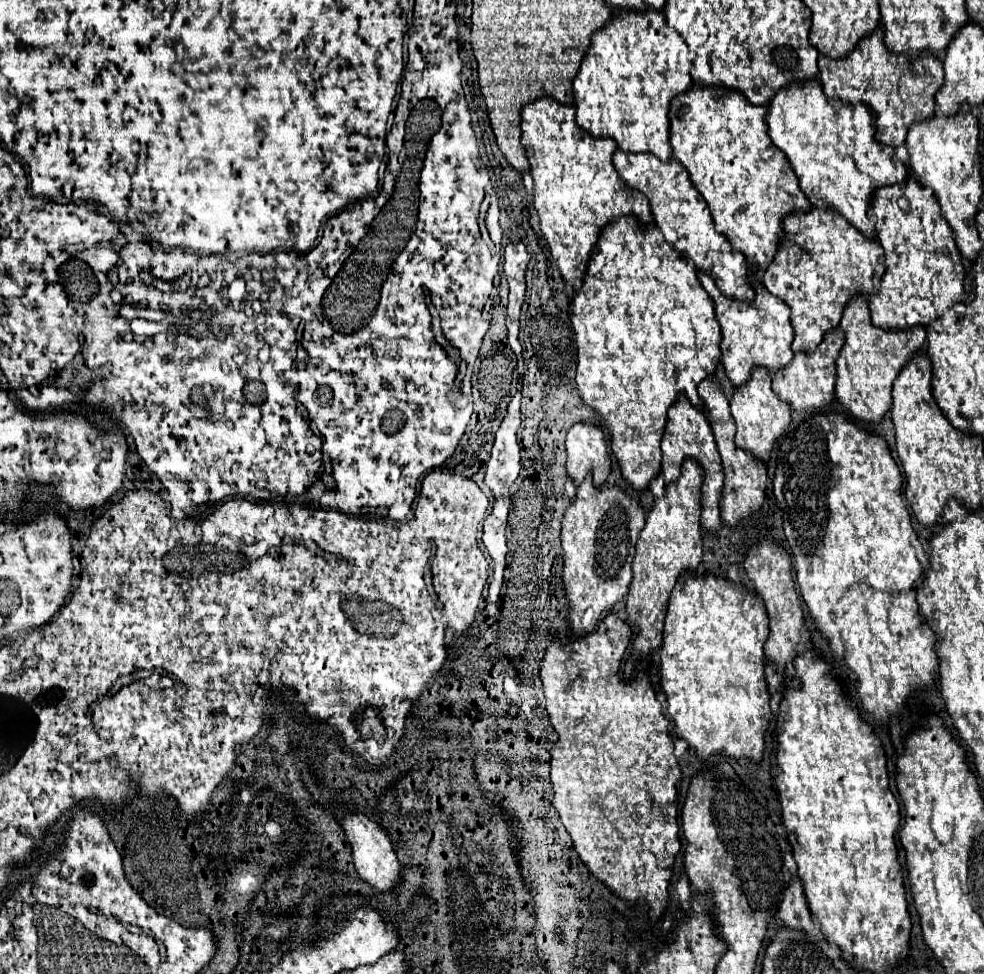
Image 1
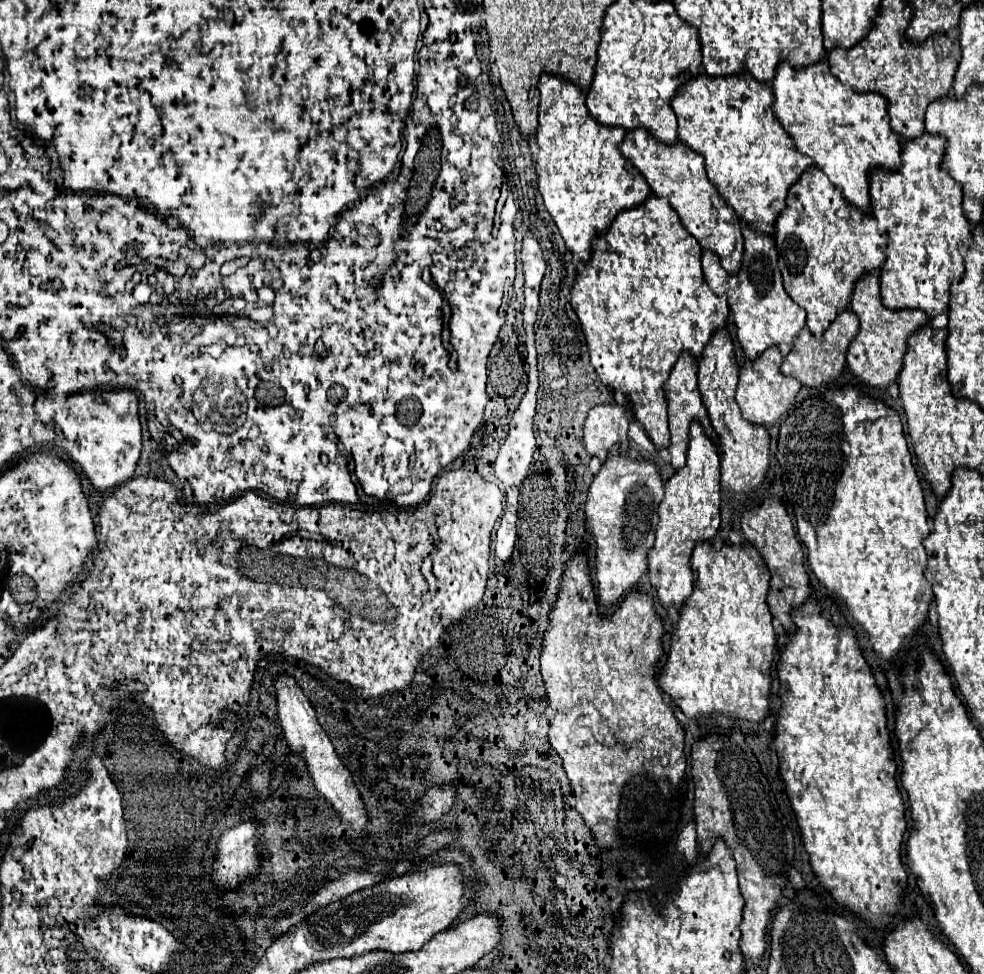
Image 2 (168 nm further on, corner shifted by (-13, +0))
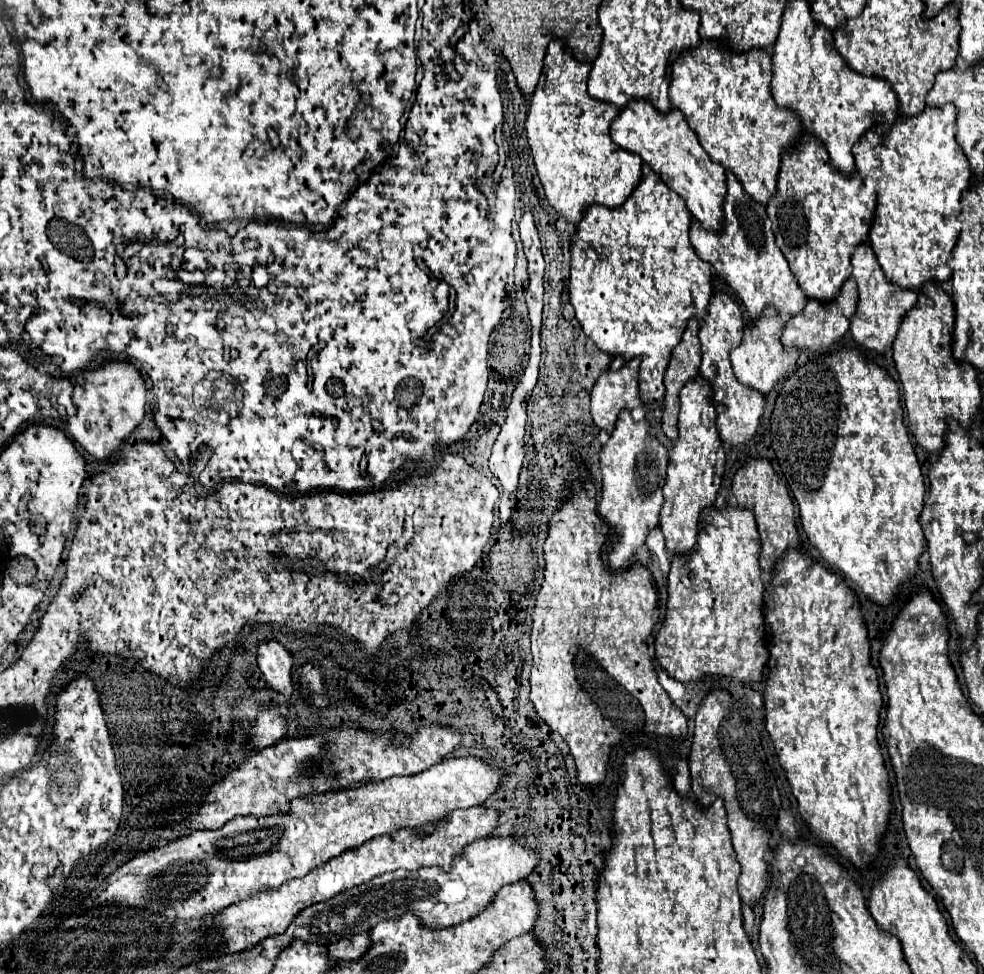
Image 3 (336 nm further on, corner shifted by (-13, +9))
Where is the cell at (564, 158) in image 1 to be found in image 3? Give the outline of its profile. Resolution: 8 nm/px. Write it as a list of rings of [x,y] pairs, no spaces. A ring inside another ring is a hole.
[[[560,40],[550,42],[542,78],[532,94],[530,114],[526,118],[528,144],[546,200],[560,216],[576,226],[586,208],[594,204],[606,208],[624,204],[642,178],[642,158],[620,148],[610,136],[610,126],[620,110],[614,104],[588,96],[588,74],[590,64],[576,62],[564,52],[564,44]]]

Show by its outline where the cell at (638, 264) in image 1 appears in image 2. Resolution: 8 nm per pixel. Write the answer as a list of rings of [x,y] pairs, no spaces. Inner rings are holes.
[[[650,193],[648,201],[634,209],[618,213],[606,233],[600,233],[592,241],[592,257],[576,275],[570,293],[570,305],[580,319],[582,333],[590,351],[592,367],[602,383],[610,389],[618,389],[634,405],[636,419],[644,425],[652,443],[660,449],[668,447],[668,411],[664,397],[664,381],[670,375],[672,365],[682,351],[690,351],[694,357],[702,355],[716,329],[726,327],[728,303],[726,297],[718,297],[706,285],[700,267],[702,247],[682,227],[680,217],[668,205],[664,197]]]

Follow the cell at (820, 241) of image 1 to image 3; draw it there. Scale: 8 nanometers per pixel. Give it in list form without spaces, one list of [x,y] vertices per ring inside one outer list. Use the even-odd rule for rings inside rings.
[[[804,134],[798,146],[790,152],[784,152],[780,174],[778,174],[778,192],[774,194],[772,202],[766,206],[768,218],[772,220],[772,230],[776,234],[776,244],[780,246],[784,258],[790,264],[790,270],[808,300],[818,302],[832,302],[844,282],[850,278],[852,266],[850,258],[854,250],[868,242],[870,228],[876,212],[876,194],[866,190],[858,172],[852,176],[844,176],[830,166],[828,152],[820,140]]]

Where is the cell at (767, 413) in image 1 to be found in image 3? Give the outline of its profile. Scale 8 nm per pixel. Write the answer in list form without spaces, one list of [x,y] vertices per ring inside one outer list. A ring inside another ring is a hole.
[[[766,308],[762,312],[762,316],[746,328],[742,344],[730,354],[732,370],[734,370],[734,376],[740,380],[740,384],[744,384],[756,392],[762,392],[766,396],[768,392],[774,390],[774,386],[780,380],[784,380],[796,368],[798,352],[796,352],[796,348],[792,348],[792,350],[782,348],[782,342],[780,342],[782,330],[784,330],[784,324],[780,322],[780,316],[772,308]]]

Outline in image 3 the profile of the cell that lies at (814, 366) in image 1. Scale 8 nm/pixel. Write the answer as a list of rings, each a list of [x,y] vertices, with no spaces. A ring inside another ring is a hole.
[[[852,278],[846,280],[838,298],[832,300],[830,304],[820,304],[816,300],[808,300],[806,308],[786,322],[786,328],[782,334],[784,348],[798,348],[798,350],[816,352],[816,354],[828,352],[846,334],[846,330],[850,326],[850,318],[856,312],[856,302],[858,302],[858,288],[856,288],[856,282],[852,282]]]

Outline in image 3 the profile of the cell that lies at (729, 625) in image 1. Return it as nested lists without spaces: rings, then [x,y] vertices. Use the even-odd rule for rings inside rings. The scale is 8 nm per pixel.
[[[708,508],[706,512],[700,514],[700,532],[698,532],[698,542],[696,546],[686,554],[686,556],[674,556],[672,566],[670,566],[670,576],[668,576],[668,610],[666,610],[666,620],[656,636],[654,648],[656,648],[656,660],[660,666],[668,672],[670,678],[682,682],[682,684],[696,684],[704,678],[710,676],[726,676],[738,684],[756,684],[762,680],[764,666],[768,662],[768,642],[766,642],[766,622],[764,622],[764,586],[762,586],[762,570],[758,566],[760,560],[760,536],[758,528],[754,522],[754,514],[742,508],[724,508],[724,510],[714,510]]]

